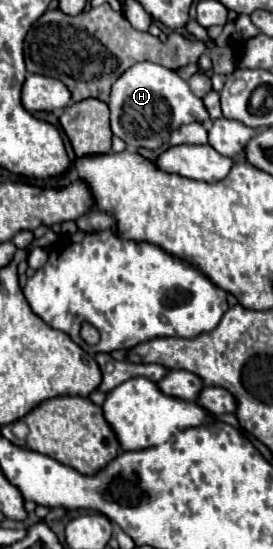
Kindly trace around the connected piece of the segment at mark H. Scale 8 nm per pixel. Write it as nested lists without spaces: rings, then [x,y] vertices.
[[[138,62],[128,68],[112,86],[108,106],[114,136],[124,140],[130,148],[158,150],[170,140],[170,134],[178,126],[210,120],[202,98],[192,94],[186,80],[182,80],[176,72],[152,62]]]

